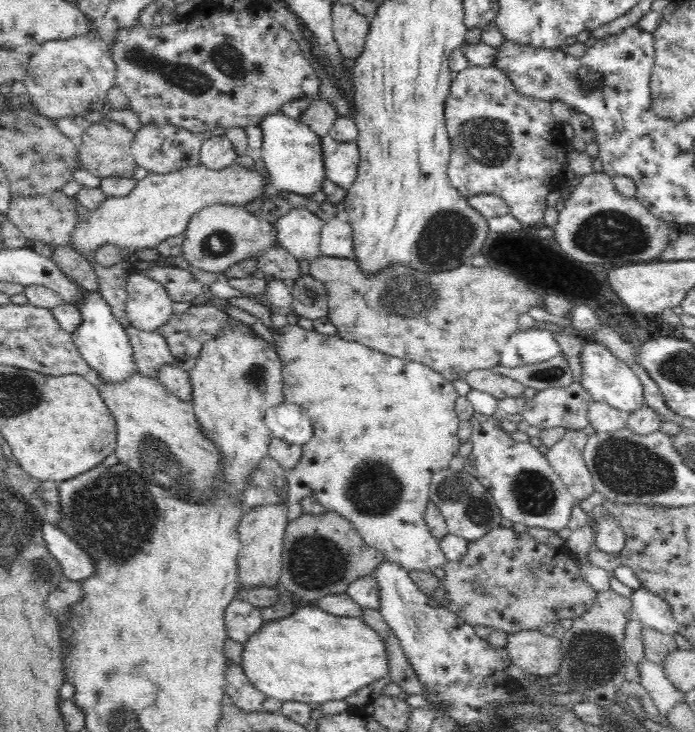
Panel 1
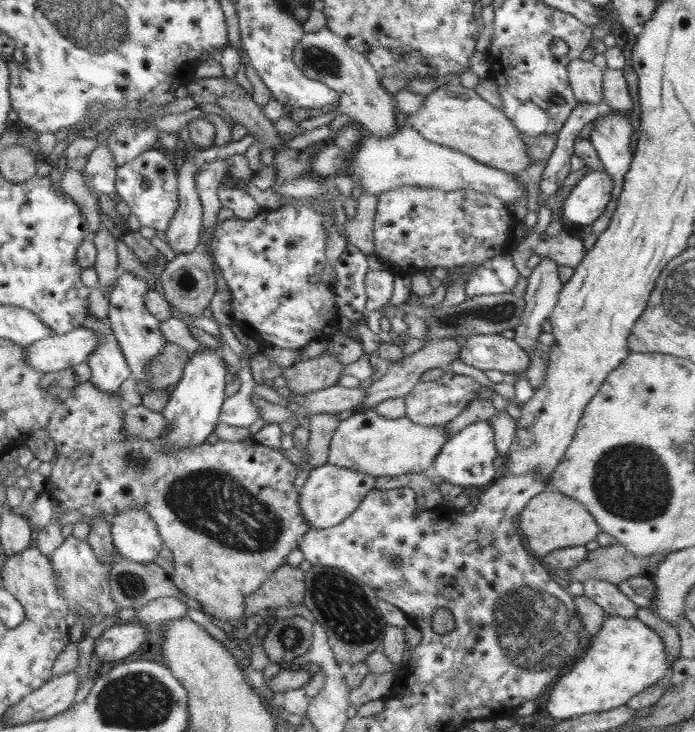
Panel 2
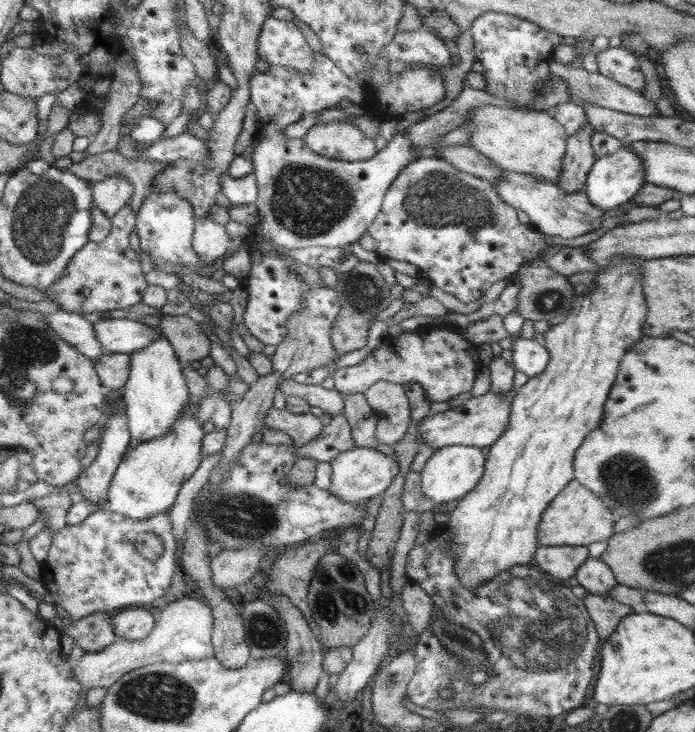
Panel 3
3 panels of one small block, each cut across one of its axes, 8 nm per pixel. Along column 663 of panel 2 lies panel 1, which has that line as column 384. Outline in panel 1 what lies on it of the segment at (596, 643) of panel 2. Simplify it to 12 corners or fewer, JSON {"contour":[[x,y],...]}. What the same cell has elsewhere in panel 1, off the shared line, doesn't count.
{"contour":[[300,602],[244,642],[250,686],[322,706],[390,674],[364,620]]}

